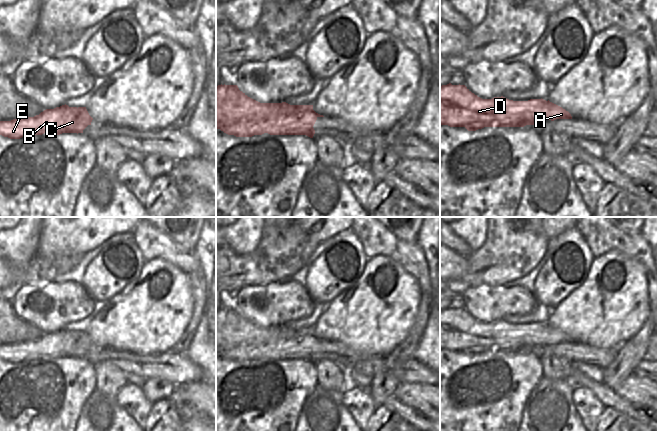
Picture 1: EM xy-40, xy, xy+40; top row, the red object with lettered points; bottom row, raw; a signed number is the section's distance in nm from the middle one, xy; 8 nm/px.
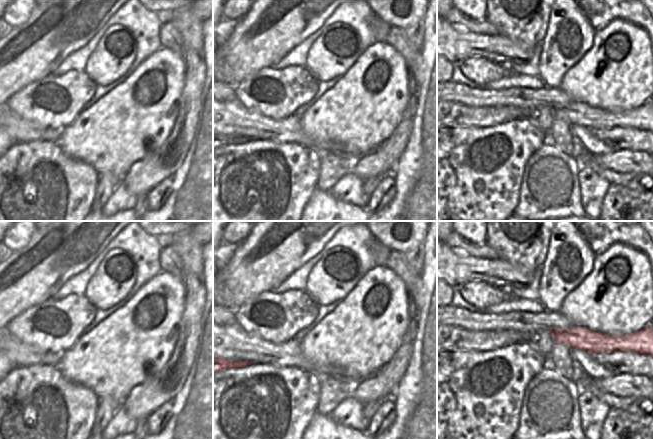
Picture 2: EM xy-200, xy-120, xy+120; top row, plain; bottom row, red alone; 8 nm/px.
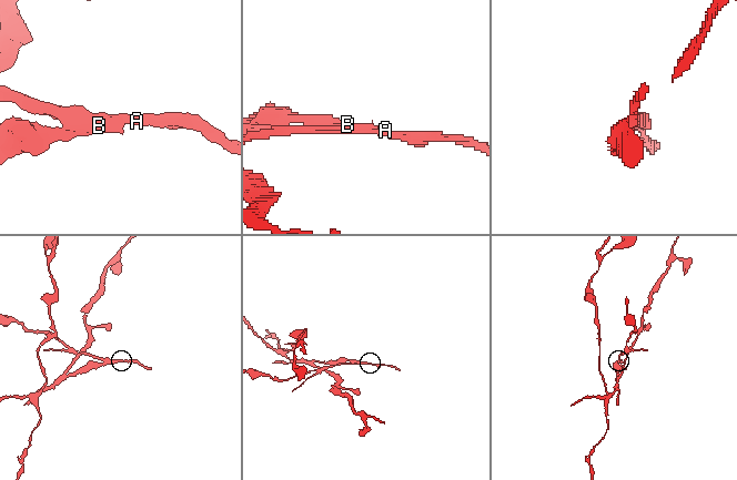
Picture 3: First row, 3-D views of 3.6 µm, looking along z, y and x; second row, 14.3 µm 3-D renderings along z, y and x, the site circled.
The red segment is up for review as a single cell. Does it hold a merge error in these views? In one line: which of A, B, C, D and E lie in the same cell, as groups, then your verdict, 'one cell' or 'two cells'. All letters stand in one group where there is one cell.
groups A D / B C E; two cells

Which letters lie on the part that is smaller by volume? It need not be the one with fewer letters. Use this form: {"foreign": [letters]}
{"foreign": ["A", "D"]}

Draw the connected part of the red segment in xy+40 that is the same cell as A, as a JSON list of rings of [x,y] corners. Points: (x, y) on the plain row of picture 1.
[[[465,309],[440,310],[440,349],[466,351],[472,347],[508,347],[528,343],[572,343],[562,331],[544,323],[513,325],[503,320],[482,323]]]

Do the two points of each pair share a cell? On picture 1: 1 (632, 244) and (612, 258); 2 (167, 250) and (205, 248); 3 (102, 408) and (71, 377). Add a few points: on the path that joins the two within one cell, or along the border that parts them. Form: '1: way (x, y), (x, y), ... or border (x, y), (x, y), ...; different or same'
1: border (597, 256), (610, 251), (619, 251), (641, 264); different
2: border (194, 251), (203, 273); different
3: border (95, 389), (85, 402), (79, 417); different

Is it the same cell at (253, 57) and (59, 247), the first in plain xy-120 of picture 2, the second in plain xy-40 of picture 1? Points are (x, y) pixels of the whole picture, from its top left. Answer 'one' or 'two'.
one

